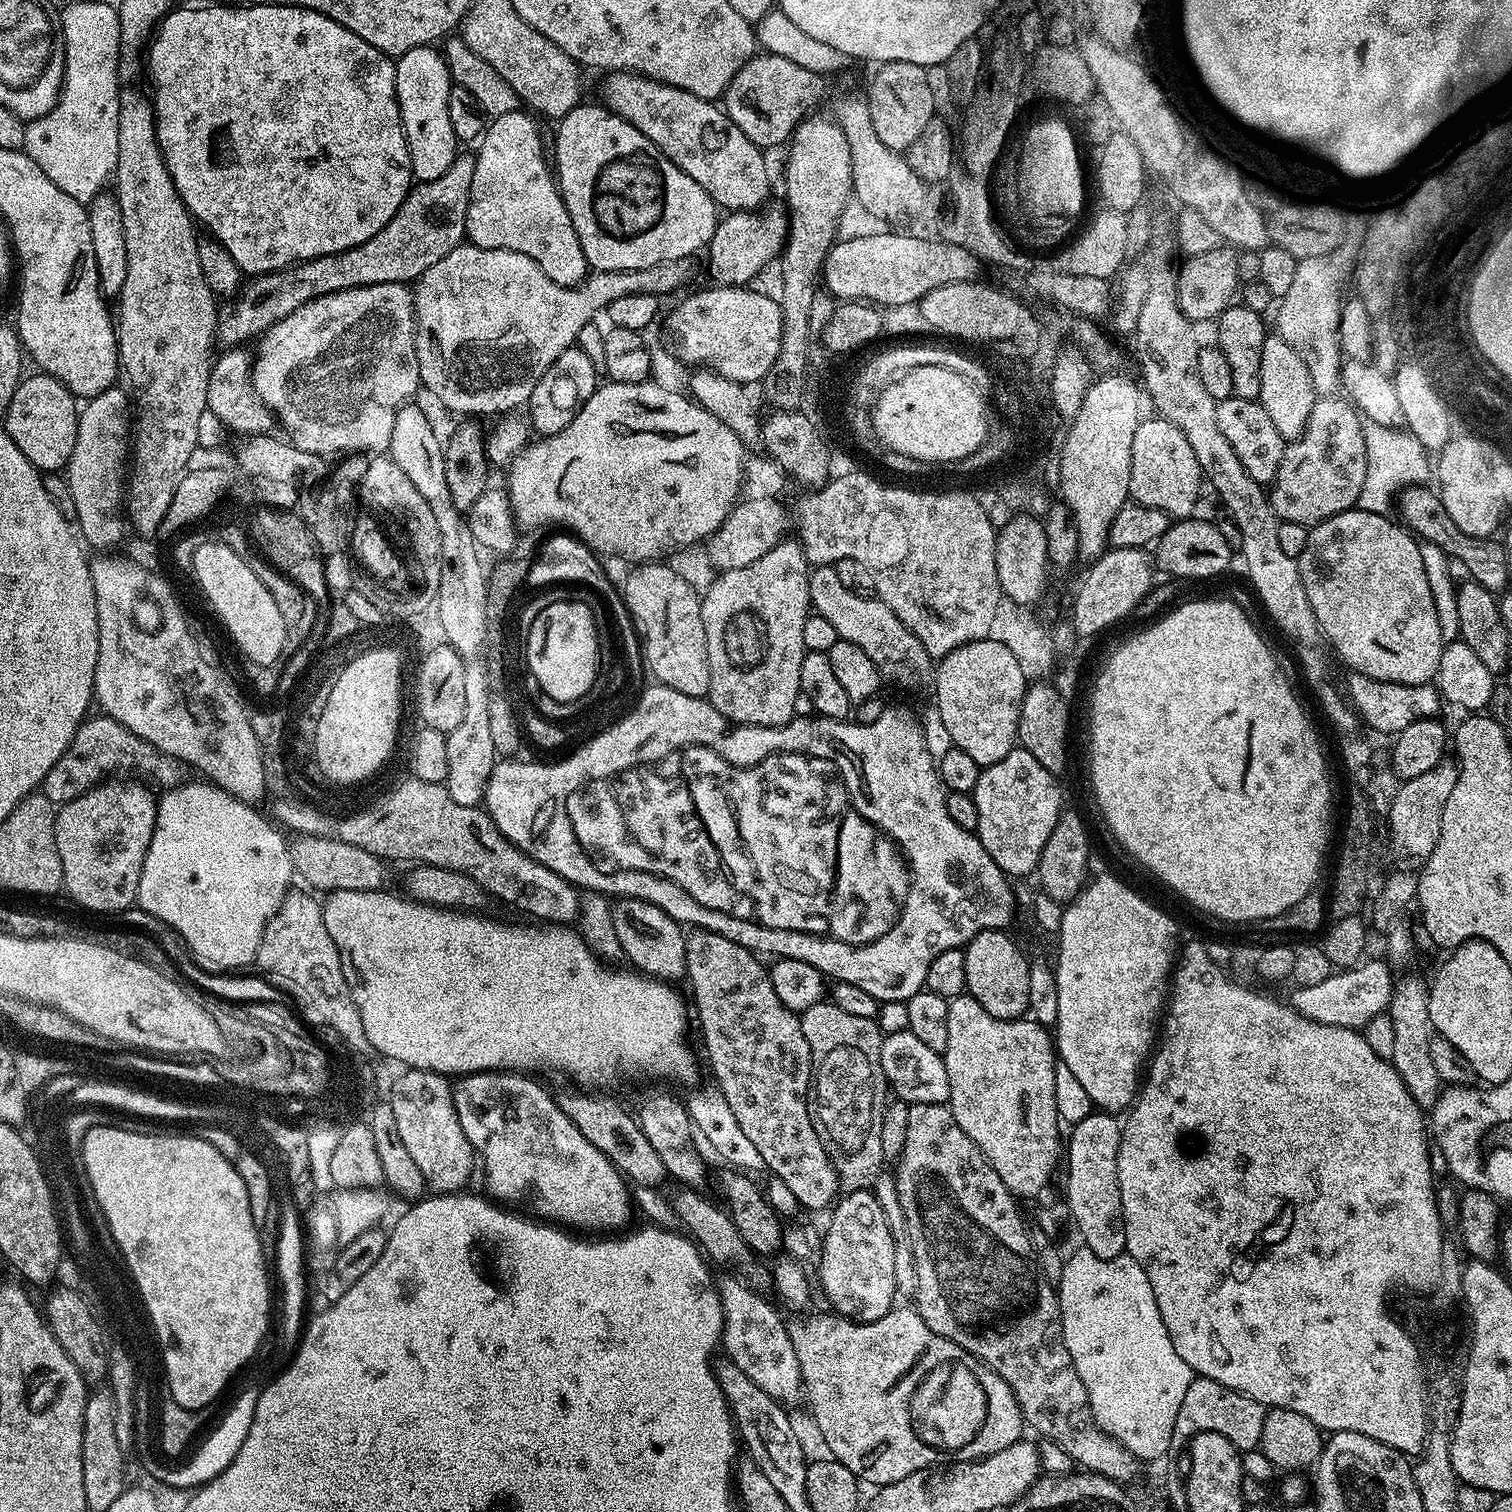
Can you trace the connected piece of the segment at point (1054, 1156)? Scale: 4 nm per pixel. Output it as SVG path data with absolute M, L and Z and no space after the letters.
M970 995L949 1000L950 1019L946 1050L942 1054L950 1084L947 1105L952 1109L958 1126L978 1146L978 1150L994 1166L998 1178L1017 1198L1036 1198L1043 1188L1053 1183L1056 1163L1062 1160L1062 1125L1054 1106L1054 1078L1058 1053L1053 1037L1035 1019L995 1020Z

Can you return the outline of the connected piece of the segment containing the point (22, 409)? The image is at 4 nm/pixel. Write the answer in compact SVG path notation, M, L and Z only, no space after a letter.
M47 374L25 375L8 413L2 417L2 427L10 434L14 446L41 473L60 472L74 454L74 438L78 438L78 400L61 380Z

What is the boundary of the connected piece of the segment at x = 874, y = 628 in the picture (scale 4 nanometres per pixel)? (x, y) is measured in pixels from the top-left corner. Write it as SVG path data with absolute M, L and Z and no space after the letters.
M831 565L815 567L808 577L810 602L813 611L828 622L833 623L837 637L853 642L869 655L879 667L881 679L885 683L914 690L922 687L932 676L932 657L921 640L901 622L885 603L874 596L860 596L846 590L837 582L837 572Z

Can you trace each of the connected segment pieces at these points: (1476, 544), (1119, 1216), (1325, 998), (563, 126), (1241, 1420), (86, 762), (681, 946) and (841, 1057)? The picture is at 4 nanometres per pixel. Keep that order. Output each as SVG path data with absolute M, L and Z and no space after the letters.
M1417 486L1411 489L1411 491L1399 501L1398 509L1399 508L1399 523L1403 525L1408 532L1419 538L1423 543L1438 546L1449 558L1455 561L1455 563L1457 560L1457 562L1472 575L1469 577L1471 577L1475 583L1480 584L1487 592L1500 594L1509 587L1508 576L1510 576L1510 569L1506 566L1503 547L1501 547L1497 541L1495 544L1495 539L1470 537L1457 527L1453 527L1452 520L1446 512L1446 507L1443 506L1439 495L1437 495L1431 487Z
M1093 1112L1081 1122L1071 1127L1070 1140L1066 1142L1066 1164L1068 1160L1068 1208L1076 1222L1076 1226L1084 1238L1085 1247L1100 1258L1123 1255L1125 1246L1124 1215L1121 1206L1121 1188L1118 1186L1117 1150L1121 1142L1121 1123L1111 1113Z
M1365 959L1354 968L1333 971L1326 982L1318 986L1296 988L1290 998L1292 1009L1314 1022L1322 1022L1326 1026L1342 1026L1363 1030L1376 1016L1387 1013L1388 1005L1392 1002L1394 975L1387 968L1389 965L1383 959Z
M581 102L569 110L566 115L560 117L558 121L560 129L556 132L556 160L554 156L554 172L558 177L560 194L564 198L564 205L570 214L570 222L574 224L578 242L586 254L589 265L598 272L613 272L614 270L629 272L630 270L642 270L650 266L658 266L667 260L692 258L695 257L694 254L699 248L700 251L707 249L718 223L718 215L716 216L718 205L710 198L710 194L706 194L706 190L702 190L702 186L698 186L698 182L694 182L694 178L690 178L682 170L678 170L678 166L669 162L660 153L658 146L654 146L654 142L650 142L650 138L646 138L646 134L642 134L630 122L626 122L620 116L615 116L613 112L608 111L599 103L596 104Z
M1196 1376L1190 1382L1186 1395L1182 1397L1178 1418L1174 1418L1172 1448L1187 1449L1190 1441L1198 1434L1209 1432L1222 1434L1222 1438L1227 1438L1241 1453L1259 1449L1265 1411L1265 1405L1254 1402L1254 1398L1246 1398L1246 1394L1230 1390L1230 1386L1222 1386L1222 1382L1214 1382L1205 1376Z
M92 714L76 731L66 754L62 754L62 758L46 774L42 794L50 803L61 806L115 777L115 772L137 772L136 776L143 778L149 785L161 784L161 789L167 790L185 783L186 768L174 757L150 746L150 742L146 742L138 734L126 730L126 726L122 726L114 718Z
M620 898L611 907L614 931L618 933L618 942L624 951L623 957L632 963L629 965L654 980L683 981L687 973L686 932L680 921L670 918L666 910L645 900Z
M821 1002L810 1006L810 1010L799 1013L799 1017L802 1034L806 1034L806 1042L810 1042L810 1050L812 1051L812 1071L814 1073L814 1095L810 1100L812 1124L828 1148L828 1157L831 1158L832 1164L836 1167L840 1186L843 1189L848 1185L846 1182L846 1164L840 1156L842 1150L834 1150L836 1142L828 1134L826 1126L828 1126L828 1120L832 1120L834 1116L836 1118L840 1116L840 1114L836 1114L838 1110L844 1112L846 1108L884 1108L886 1103L884 1092L889 1091L888 1080L884 1077L881 1063L884 1036L876 1020L846 1014L846 1010L838 1010L838 1006L831 1002Z

